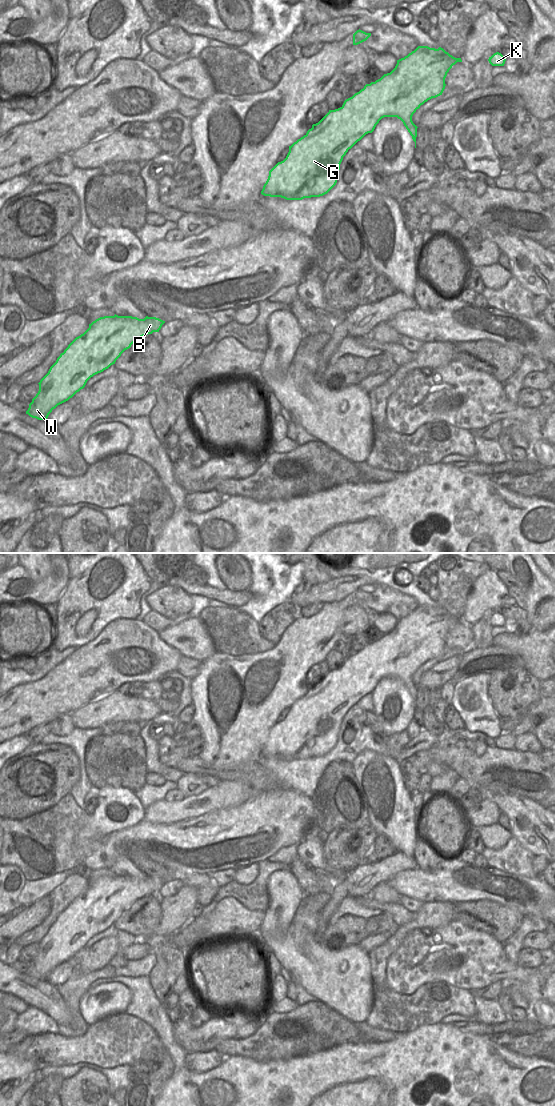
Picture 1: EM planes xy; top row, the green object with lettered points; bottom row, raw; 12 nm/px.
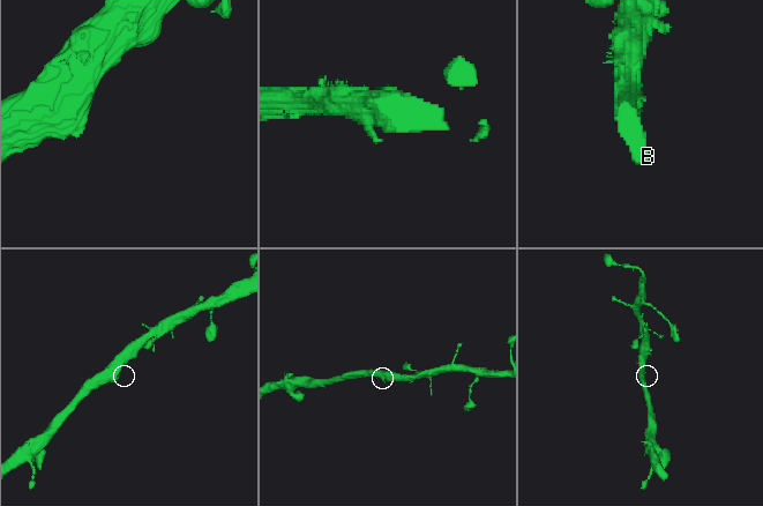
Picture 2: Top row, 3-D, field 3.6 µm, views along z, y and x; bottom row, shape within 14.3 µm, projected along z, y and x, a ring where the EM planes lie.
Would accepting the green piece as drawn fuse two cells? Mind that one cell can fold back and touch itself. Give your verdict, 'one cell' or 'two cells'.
one cell

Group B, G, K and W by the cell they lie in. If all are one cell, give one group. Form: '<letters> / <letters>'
B G K W

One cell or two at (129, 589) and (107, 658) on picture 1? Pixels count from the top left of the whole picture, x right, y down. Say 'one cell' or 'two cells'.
two cells

